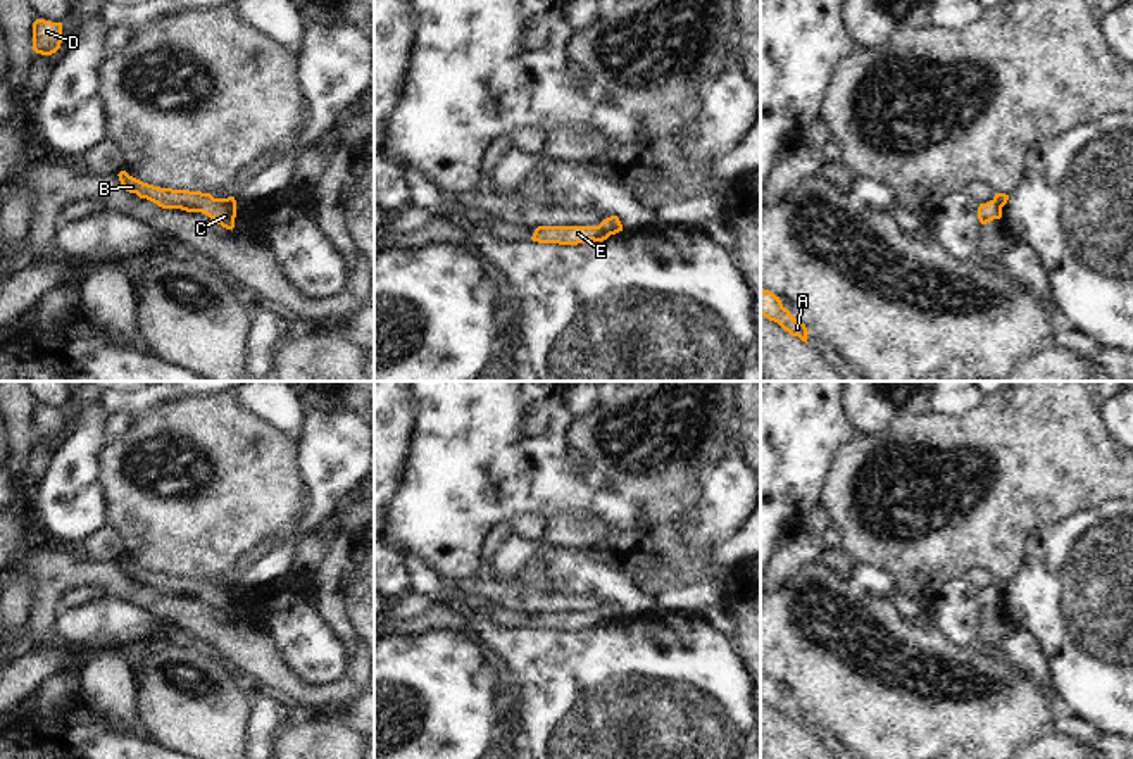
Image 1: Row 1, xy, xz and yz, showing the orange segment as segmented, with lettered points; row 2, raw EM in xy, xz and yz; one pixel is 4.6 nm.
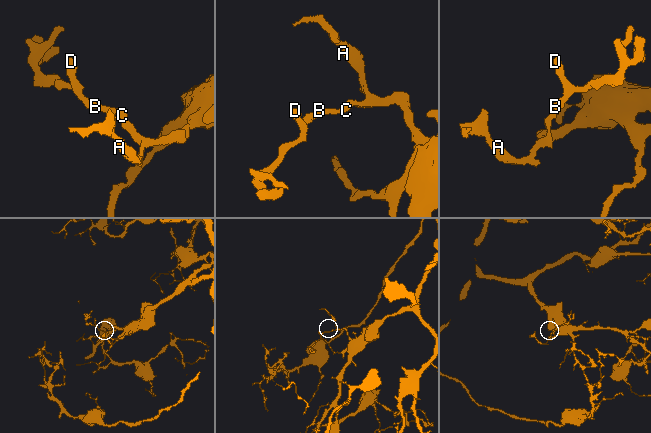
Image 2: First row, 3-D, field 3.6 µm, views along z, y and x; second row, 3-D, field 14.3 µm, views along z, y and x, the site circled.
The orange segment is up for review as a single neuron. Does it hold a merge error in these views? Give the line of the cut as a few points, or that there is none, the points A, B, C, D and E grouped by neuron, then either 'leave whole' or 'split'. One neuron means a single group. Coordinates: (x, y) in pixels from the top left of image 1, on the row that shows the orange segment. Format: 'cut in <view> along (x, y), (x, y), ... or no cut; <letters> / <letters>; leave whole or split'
no cut; A B C D E; leave whole

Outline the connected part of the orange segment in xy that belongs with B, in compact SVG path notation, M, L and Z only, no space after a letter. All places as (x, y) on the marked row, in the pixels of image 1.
M121 171L117 176L126 191L136 193L140 198L147 198L162 209L202 212L226 229L235 228L236 217L235 197L214 198L210 193L202 191L160 188L143 183L129 176L126 171Z

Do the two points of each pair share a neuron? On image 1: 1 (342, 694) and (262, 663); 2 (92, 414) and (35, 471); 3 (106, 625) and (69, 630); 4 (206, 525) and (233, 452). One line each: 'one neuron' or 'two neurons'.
1: one neuron
2: two neurons
3: one neuron
4: one neuron

